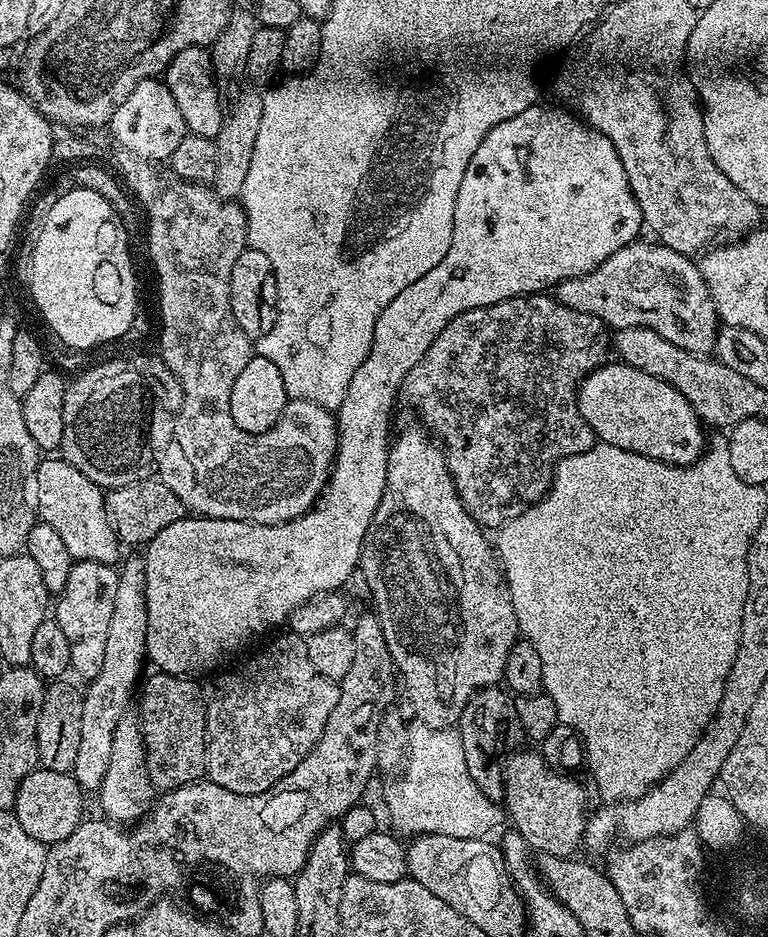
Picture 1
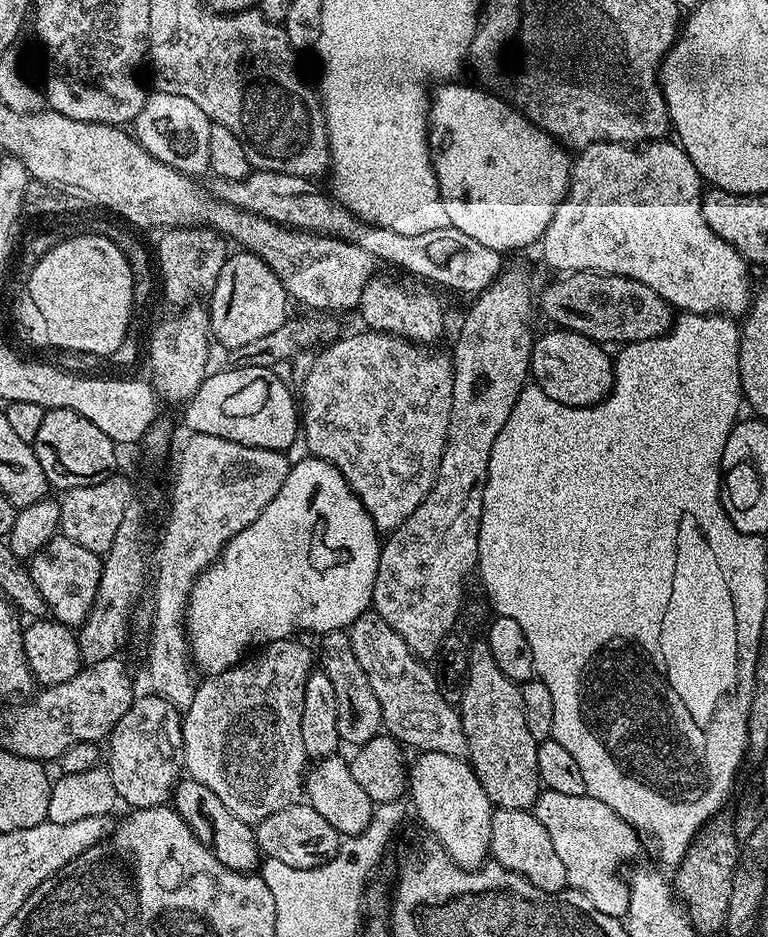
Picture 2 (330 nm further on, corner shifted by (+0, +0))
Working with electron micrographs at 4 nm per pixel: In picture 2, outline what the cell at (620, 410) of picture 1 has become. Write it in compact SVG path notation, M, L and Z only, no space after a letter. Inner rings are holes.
M567 328L548 331L552 332L545 336L537 335L532 342L530 376L534 383L550 394L554 402L562 402L562 406L588 408L599 400L605 400L613 385L613 357L607 356L604 353L607 351L596 341L577 332L569 332Z

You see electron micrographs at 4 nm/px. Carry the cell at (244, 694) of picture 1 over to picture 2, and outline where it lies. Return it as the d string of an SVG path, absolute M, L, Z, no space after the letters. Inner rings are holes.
M303 639L273 640L263 645L253 660L245 659L222 674L201 679L196 685L194 702L182 712L187 775L202 782L202 786L210 786L210 790L222 798L226 810L253 826L299 801L304 791L306 757L302 746L302 697L306 694L306 678L314 670L314 652L300 640Z

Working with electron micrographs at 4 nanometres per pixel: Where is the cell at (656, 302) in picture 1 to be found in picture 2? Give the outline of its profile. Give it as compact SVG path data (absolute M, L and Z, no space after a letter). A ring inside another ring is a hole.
M253 170L241 180L212 176L209 181L206 187L215 200L258 214L275 224L283 224L285 228L315 232L321 236L335 236L338 240L357 244L362 246L362 250L370 250L377 261L384 263L385 260L412 276L421 276L424 279L421 281L429 285L441 284L452 292L485 292L506 267L505 257L501 253L482 246L482 242L470 238L470 234L462 234L462 230L451 226L442 230L426 230L426 234L398 234L359 220L325 189L324 193L316 185L319 183L306 176Z

